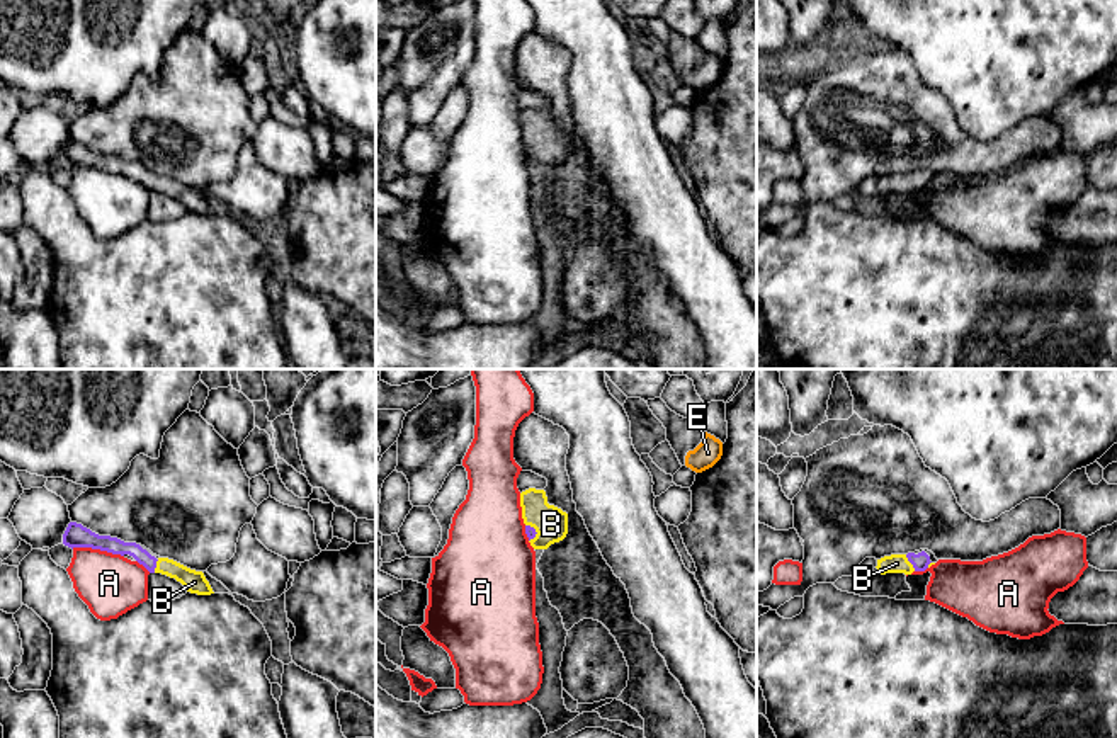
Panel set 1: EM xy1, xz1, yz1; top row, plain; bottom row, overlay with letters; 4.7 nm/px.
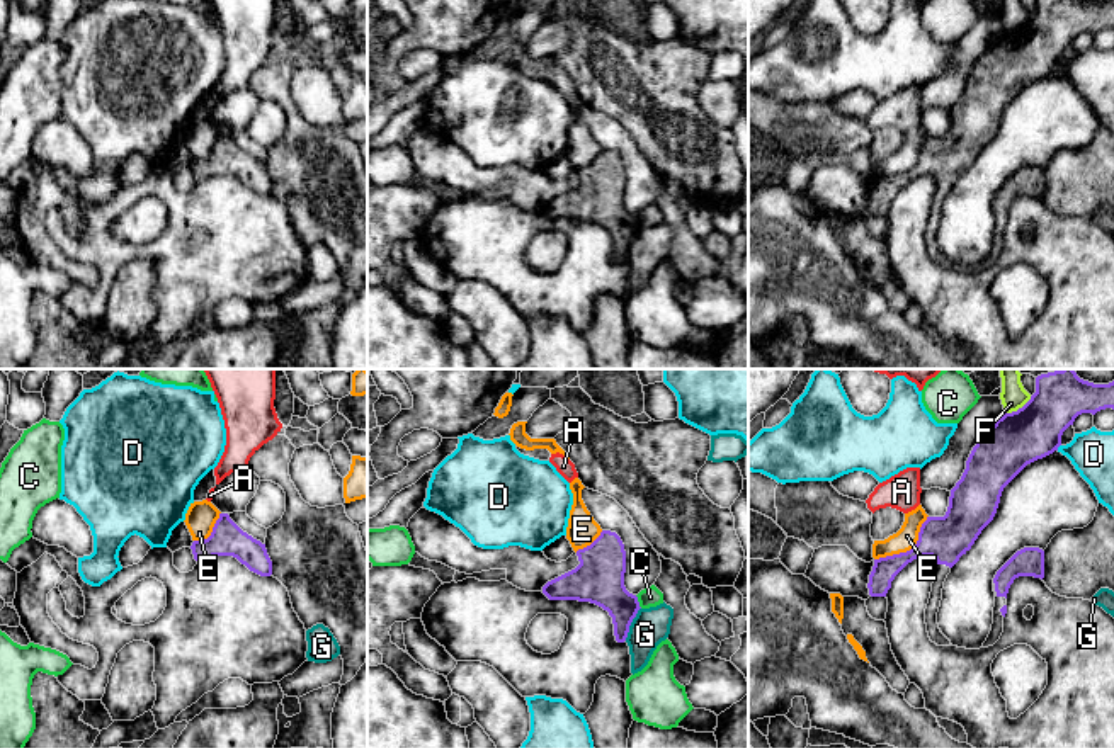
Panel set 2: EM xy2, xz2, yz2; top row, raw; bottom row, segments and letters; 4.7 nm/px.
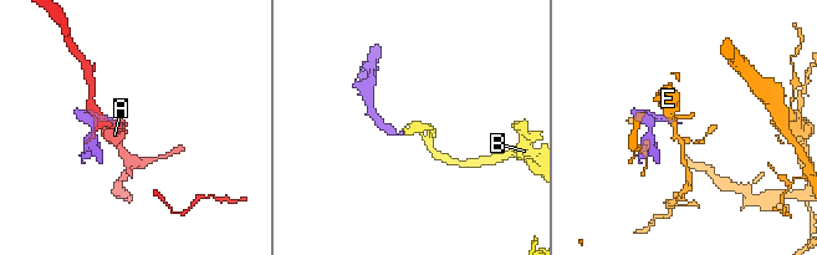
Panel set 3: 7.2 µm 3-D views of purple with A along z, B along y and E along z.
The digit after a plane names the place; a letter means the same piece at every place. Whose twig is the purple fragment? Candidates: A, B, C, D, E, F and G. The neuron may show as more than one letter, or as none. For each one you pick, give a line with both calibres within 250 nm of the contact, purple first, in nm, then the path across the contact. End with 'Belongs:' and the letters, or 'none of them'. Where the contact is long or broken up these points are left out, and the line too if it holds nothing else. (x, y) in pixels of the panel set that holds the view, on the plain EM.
B: Thickness 90 nm (purple) against 100 nm. Path across: yz1 (920, 181), (910, 181), (896, 182)
Belongs: B

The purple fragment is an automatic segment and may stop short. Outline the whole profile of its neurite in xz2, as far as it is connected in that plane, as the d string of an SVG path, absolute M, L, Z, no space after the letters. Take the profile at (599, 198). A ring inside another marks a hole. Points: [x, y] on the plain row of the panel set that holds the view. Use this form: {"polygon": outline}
{"polygon": "M602 150L587 167L577 170L580 184L548 201L549 219L590 221L609 231L617 262L624 262L639 226L638 216L624 206L626 170L616 151Z"}

